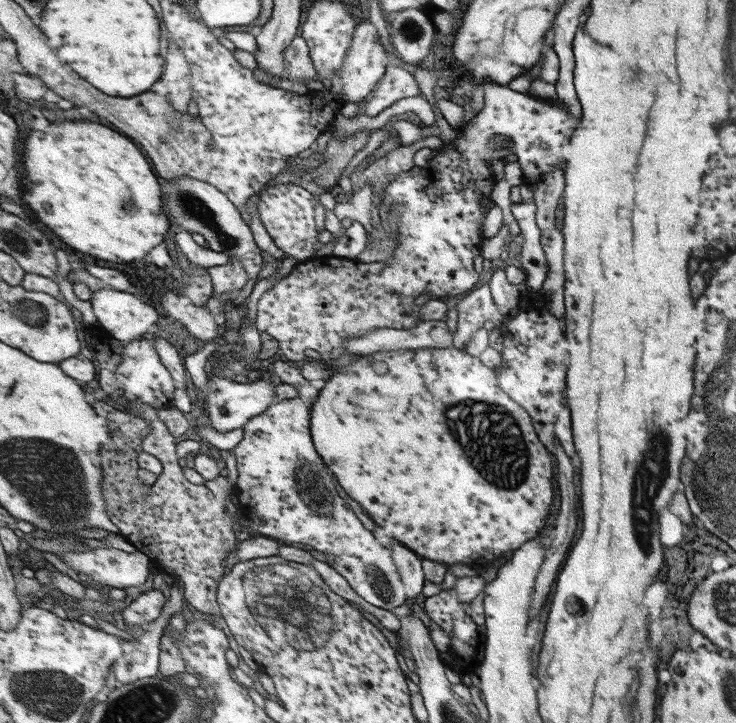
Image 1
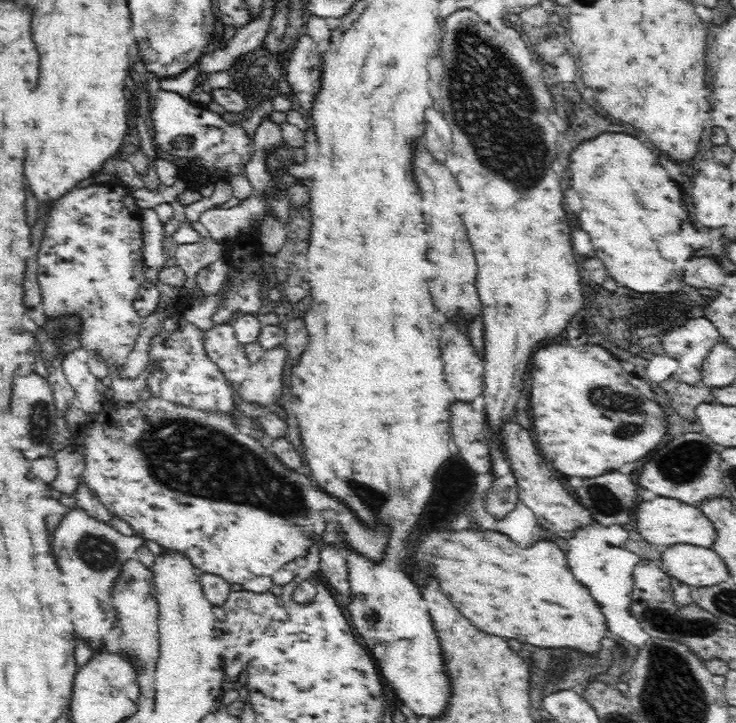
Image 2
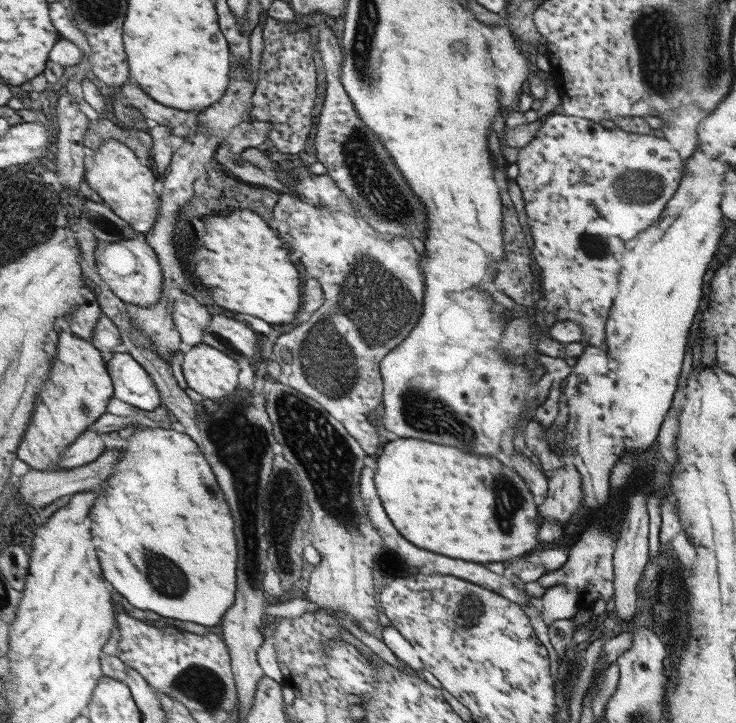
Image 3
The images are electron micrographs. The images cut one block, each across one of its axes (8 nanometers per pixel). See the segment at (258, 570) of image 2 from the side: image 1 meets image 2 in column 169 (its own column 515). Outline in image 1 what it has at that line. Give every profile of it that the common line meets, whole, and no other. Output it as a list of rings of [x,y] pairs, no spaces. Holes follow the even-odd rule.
[[[453,344],[446,348],[402,349],[360,355],[359,359],[357,357],[354,362],[337,369],[326,380],[326,385],[320,390],[320,399],[312,411],[312,432],[316,434],[316,446],[336,478],[340,478],[344,490],[356,502],[360,502],[368,510],[368,514],[372,514],[372,520],[378,524],[372,534],[378,543],[388,549],[392,544],[401,543],[419,557],[438,561],[444,565],[476,563],[481,566],[482,562],[509,555],[524,545],[524,542],[536,538],[536,534],[541,532],[540,528],[546,524],[548,510],[552,506],[550,458],[544,444],[540,444],[534,432],[535,426],[532,426],[530,416],[524,412],[524,407],[519,403],[516,404],[504,392],[503,387],[498,386],[498,381],[494,369],[490,370],[488,366],[482,364],[479,357],[468,354],[465,349],[457,349]]]

